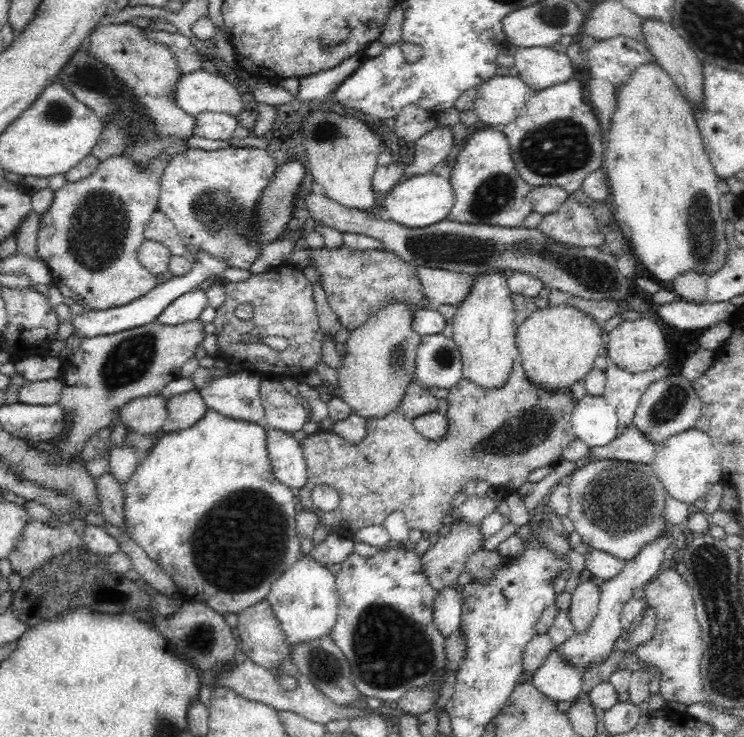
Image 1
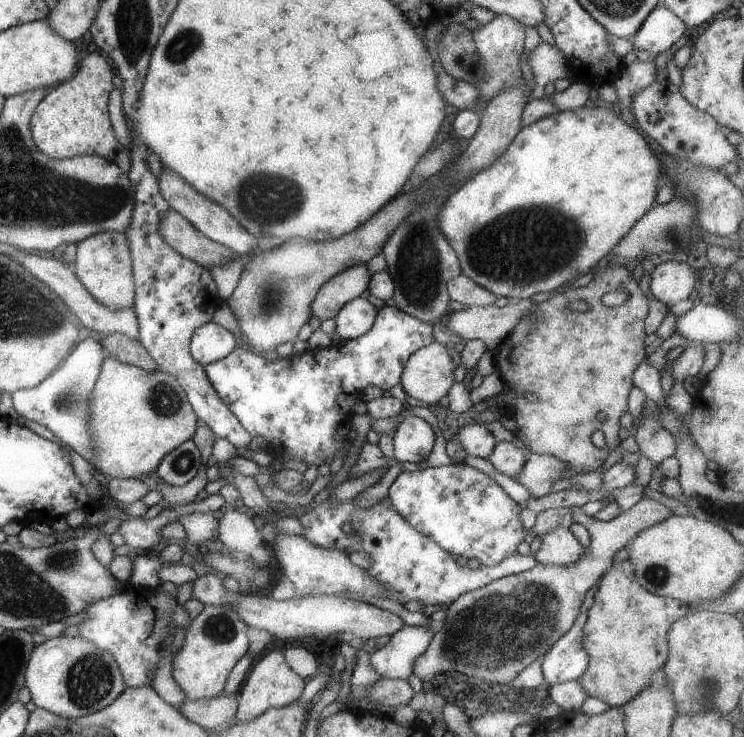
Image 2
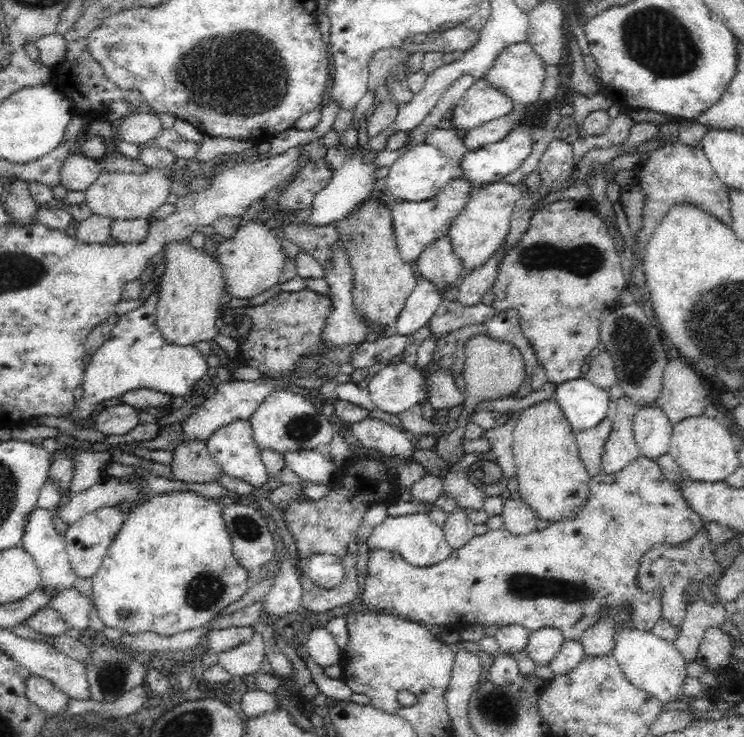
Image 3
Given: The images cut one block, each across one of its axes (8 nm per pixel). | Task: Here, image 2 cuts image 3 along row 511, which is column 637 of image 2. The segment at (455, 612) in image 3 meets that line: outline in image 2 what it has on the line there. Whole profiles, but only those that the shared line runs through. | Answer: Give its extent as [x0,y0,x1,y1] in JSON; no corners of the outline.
[576,560,691,707]

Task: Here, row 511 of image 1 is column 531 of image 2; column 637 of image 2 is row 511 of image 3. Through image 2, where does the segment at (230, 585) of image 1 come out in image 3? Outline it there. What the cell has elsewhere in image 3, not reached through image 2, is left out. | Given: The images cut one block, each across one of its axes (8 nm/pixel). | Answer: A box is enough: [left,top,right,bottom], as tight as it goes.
[91,492,248,636]

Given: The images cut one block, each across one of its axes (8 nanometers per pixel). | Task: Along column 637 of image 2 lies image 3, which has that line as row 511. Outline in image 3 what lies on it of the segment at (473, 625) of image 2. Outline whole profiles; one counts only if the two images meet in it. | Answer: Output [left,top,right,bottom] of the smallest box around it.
[501,497,538,535]

